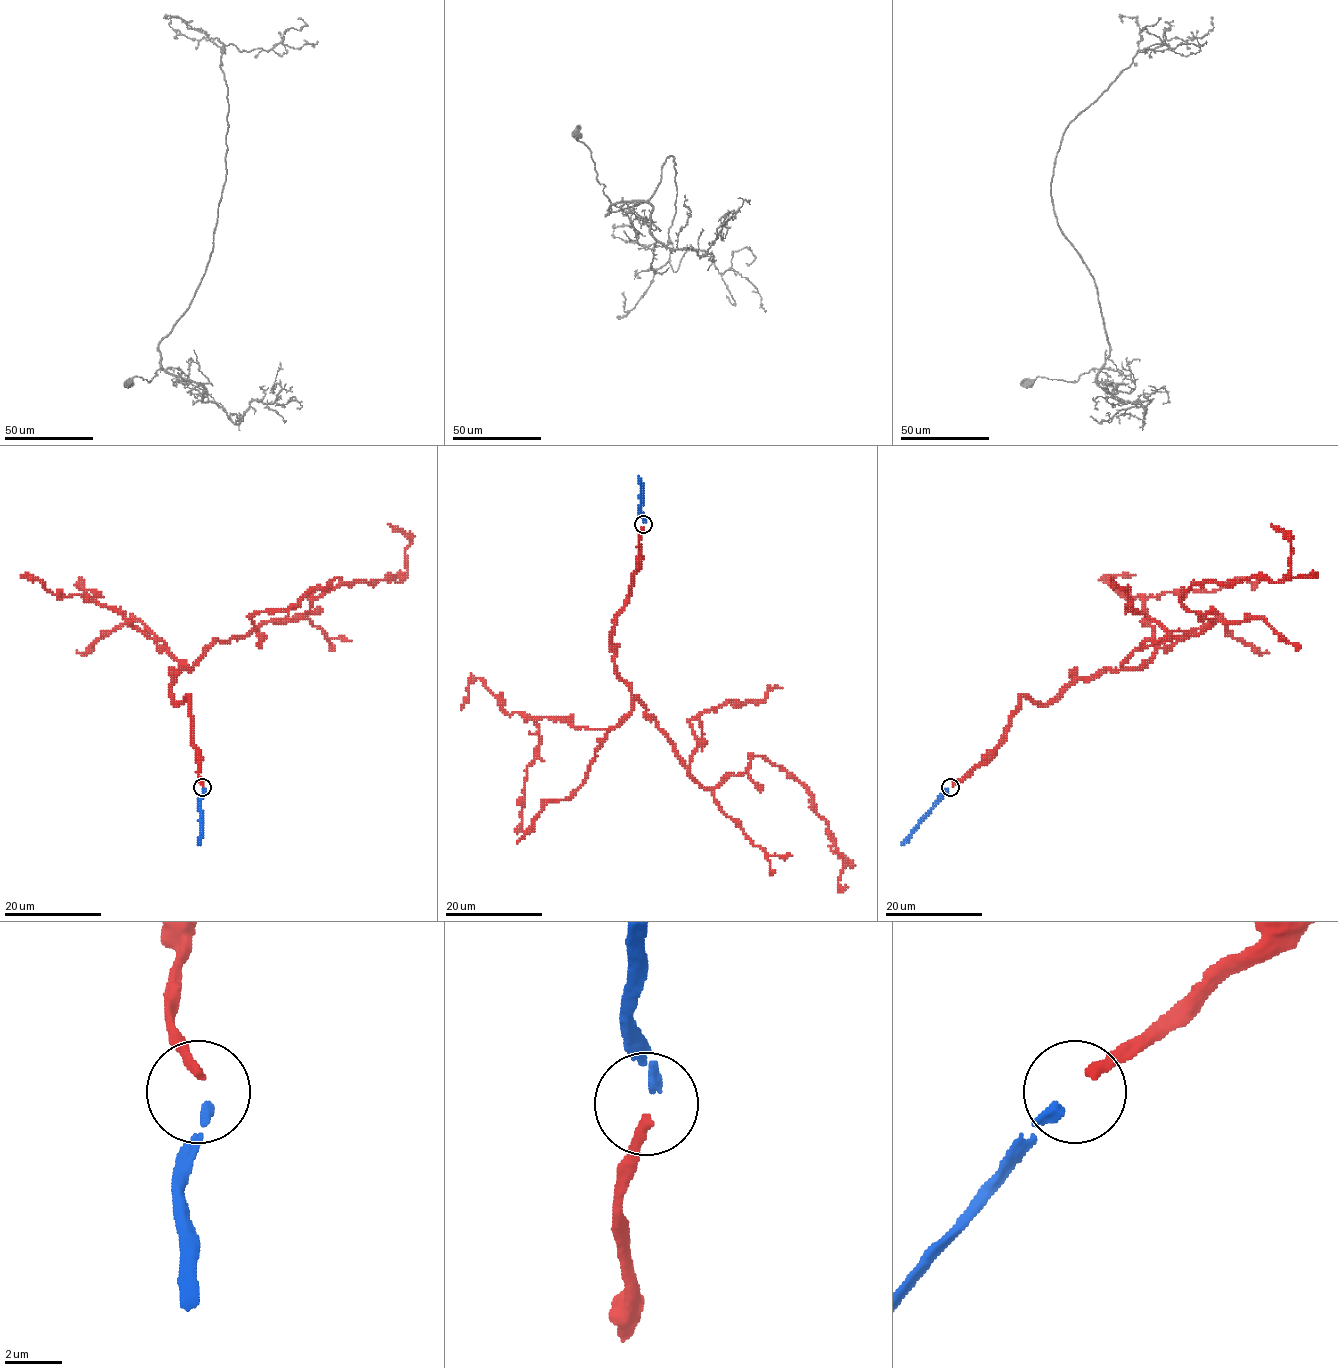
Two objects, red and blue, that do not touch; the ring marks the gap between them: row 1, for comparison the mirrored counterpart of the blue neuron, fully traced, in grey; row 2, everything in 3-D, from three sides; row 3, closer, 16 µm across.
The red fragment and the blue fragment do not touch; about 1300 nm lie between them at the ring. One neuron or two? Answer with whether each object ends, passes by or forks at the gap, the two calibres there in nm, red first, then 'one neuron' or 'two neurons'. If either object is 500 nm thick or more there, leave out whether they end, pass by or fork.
red ends; blue ends; calibres 360 and 400 nm; one neuron

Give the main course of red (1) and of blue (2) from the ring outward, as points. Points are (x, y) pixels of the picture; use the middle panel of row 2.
1: (643, 526), (630, 594), (616, 616), (615, 672), (702, 787), (763, 756), (807, 789), (851, 864), (827, 845)
2: (644, 521), (640, 514), (639, 477)

